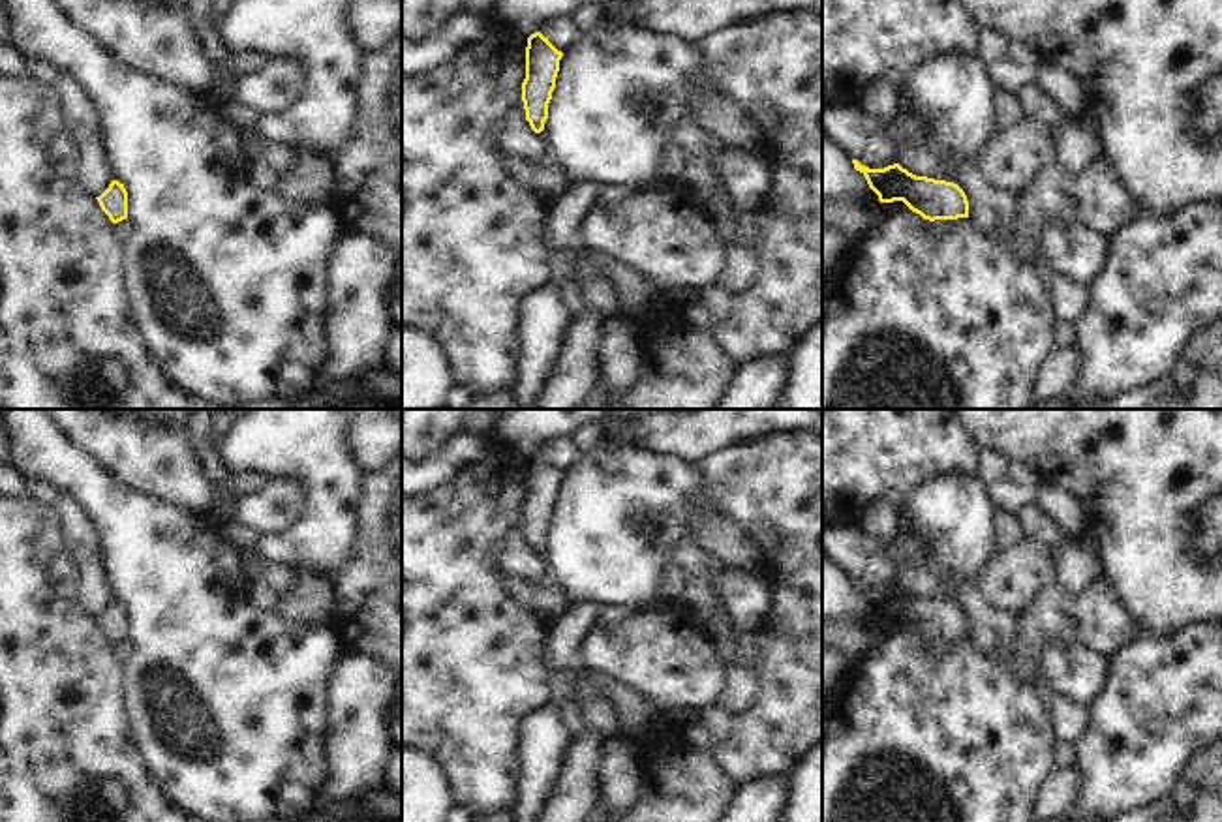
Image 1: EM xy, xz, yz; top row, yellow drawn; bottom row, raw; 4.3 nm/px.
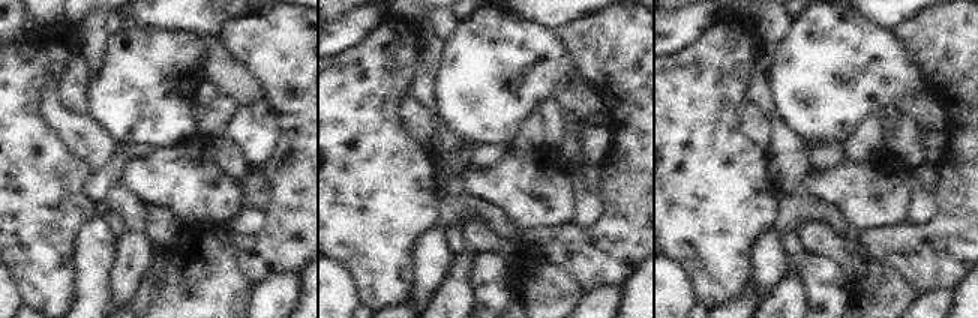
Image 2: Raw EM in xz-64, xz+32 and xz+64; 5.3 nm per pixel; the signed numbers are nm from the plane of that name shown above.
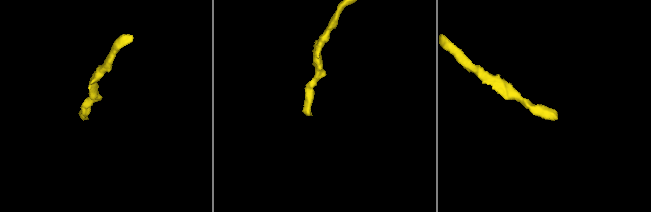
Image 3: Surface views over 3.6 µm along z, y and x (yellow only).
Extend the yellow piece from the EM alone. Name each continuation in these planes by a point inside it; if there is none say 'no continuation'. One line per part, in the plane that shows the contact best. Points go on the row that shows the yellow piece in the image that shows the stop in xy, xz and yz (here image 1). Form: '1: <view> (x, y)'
no continuation

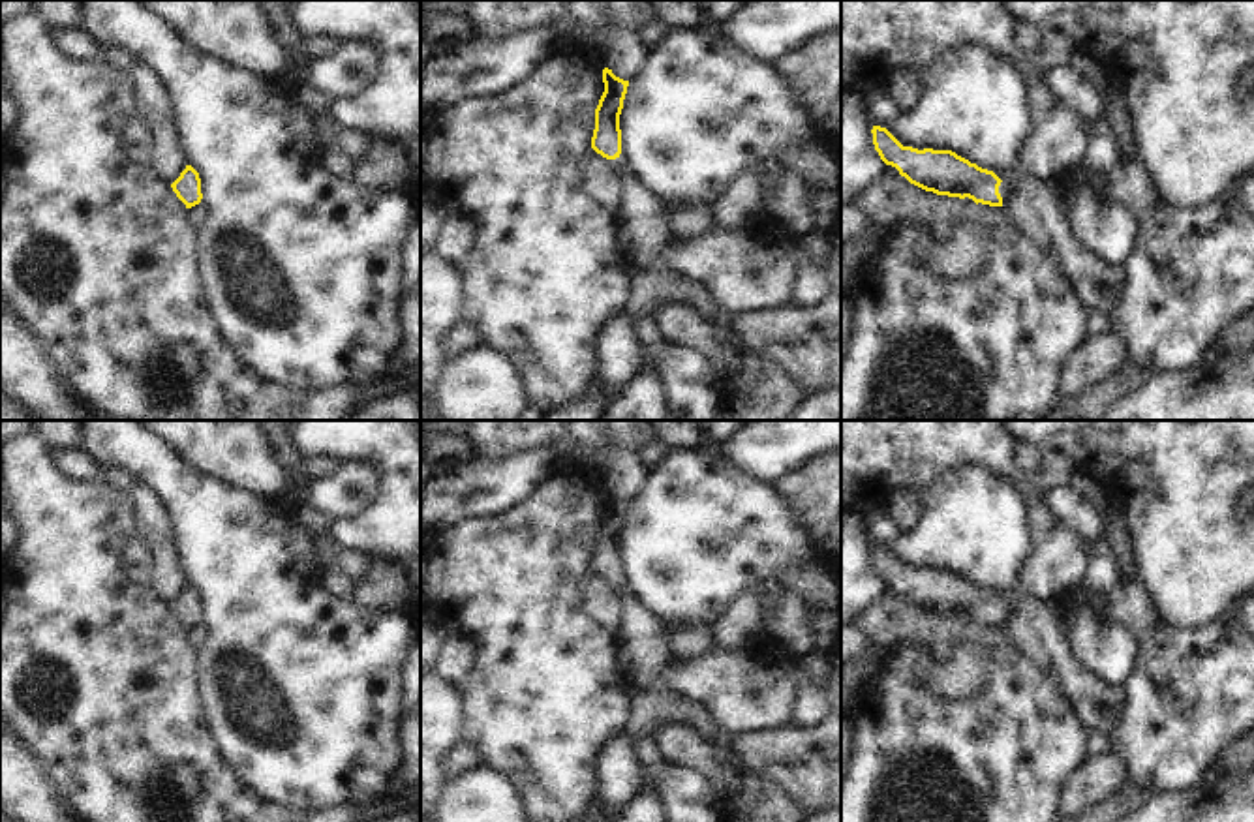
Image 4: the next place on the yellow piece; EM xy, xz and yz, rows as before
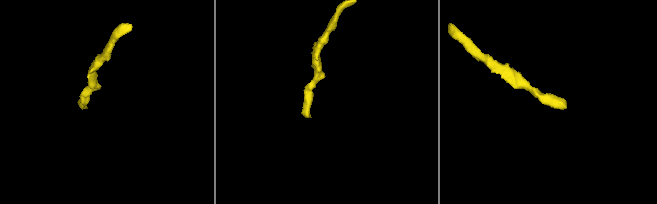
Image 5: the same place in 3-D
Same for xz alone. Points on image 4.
1: xz (642, 220)

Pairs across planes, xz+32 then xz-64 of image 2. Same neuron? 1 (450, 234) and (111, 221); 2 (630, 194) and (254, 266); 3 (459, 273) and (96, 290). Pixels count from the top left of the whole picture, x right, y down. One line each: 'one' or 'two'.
1: one
2: one
3: two

